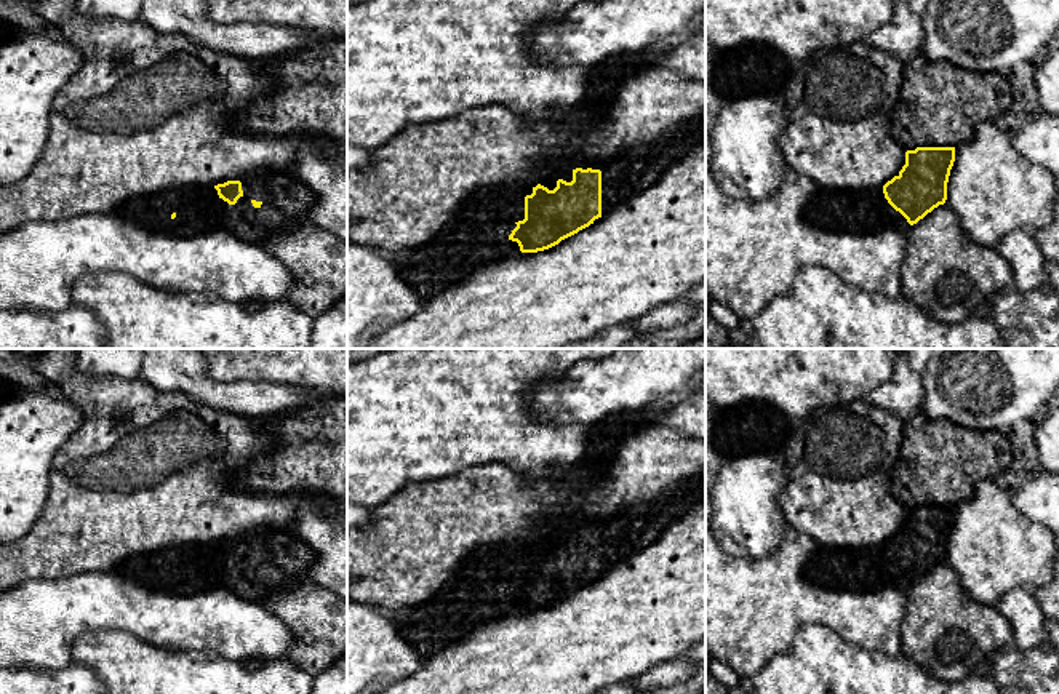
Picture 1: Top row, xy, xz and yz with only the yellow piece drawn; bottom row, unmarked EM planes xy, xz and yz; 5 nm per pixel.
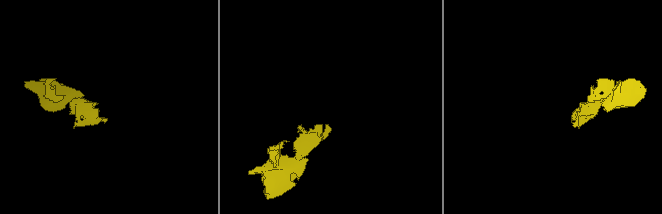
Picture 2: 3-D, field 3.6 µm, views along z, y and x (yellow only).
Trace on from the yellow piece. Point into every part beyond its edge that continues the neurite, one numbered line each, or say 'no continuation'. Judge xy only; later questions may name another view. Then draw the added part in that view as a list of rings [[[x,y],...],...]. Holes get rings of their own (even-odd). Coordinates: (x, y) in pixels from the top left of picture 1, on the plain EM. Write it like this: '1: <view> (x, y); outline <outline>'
1: xy (290, 558); outline [[[261,528],[240,537],[243,555],[267,560],[259,572],[237,576],[237,590],[256,603],[266,601],[274,593],[283,592],[309,579],[315,552],[293,531]]]

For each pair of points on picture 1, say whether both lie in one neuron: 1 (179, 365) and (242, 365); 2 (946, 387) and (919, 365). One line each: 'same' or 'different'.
1: different
2: different

